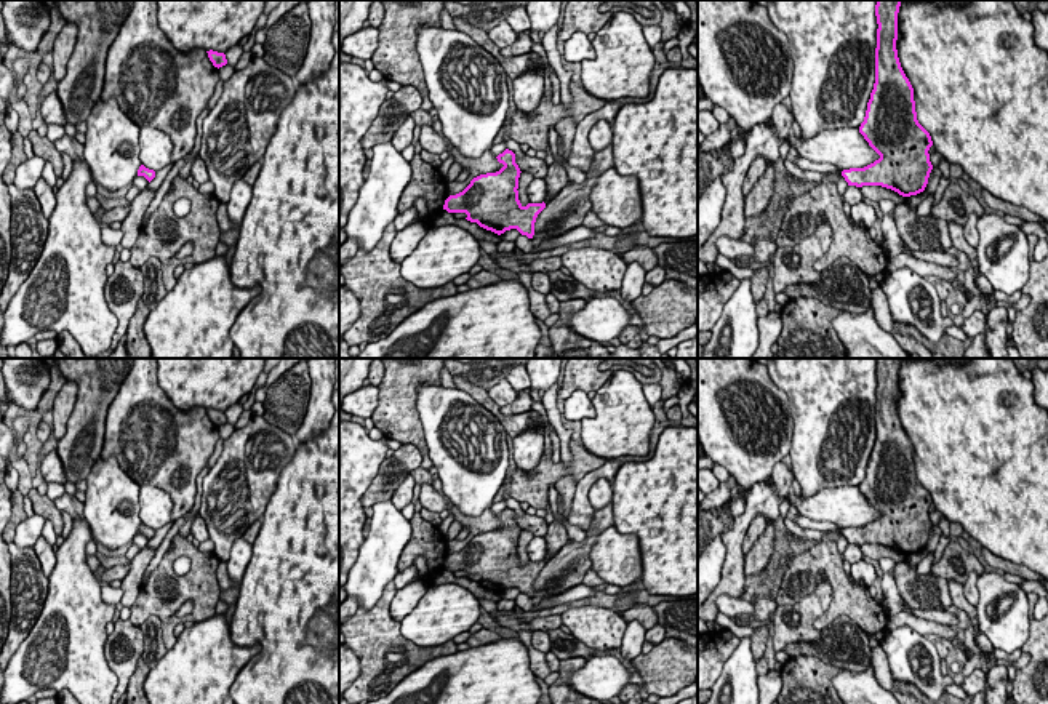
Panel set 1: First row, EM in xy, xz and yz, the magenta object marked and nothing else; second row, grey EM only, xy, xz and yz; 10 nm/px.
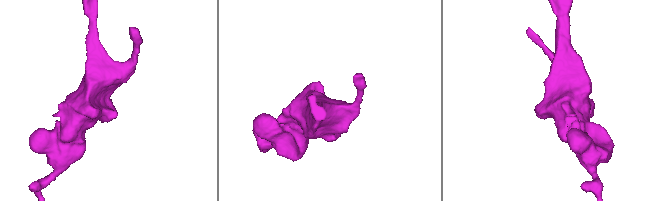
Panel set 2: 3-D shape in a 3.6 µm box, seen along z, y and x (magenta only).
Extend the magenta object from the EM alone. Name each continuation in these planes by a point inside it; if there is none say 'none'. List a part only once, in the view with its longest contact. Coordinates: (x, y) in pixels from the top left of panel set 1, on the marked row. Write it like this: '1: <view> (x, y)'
none

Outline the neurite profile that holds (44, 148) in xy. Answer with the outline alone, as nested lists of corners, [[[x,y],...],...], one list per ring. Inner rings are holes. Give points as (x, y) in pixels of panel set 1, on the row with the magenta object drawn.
[[[32,130],[27,138],[32,142],[34,155],[43,158],[45,162],[50,162],[53,165],[56,178],[61,178],[64,162],[54,142],[51,142],[46,136],[42,138],[35,130]]]

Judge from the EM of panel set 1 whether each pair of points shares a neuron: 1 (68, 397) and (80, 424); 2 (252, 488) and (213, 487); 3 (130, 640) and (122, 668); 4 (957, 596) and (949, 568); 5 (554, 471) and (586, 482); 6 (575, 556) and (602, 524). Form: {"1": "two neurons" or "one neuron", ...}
{"1": "two neurons", "2": "one neuron", "3": "one neuron", "4": "two neurons", "5": "two neurons", "6": "one neuron"}

